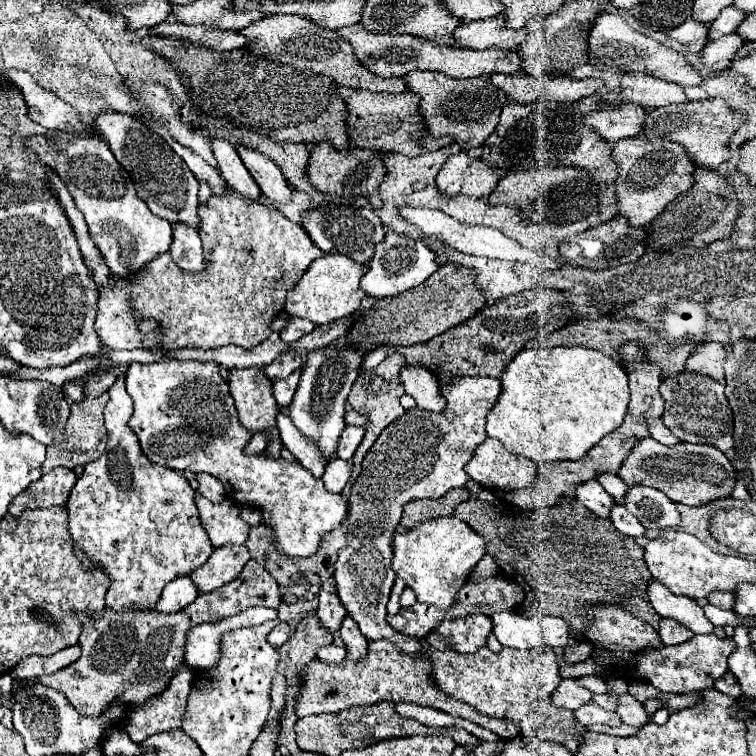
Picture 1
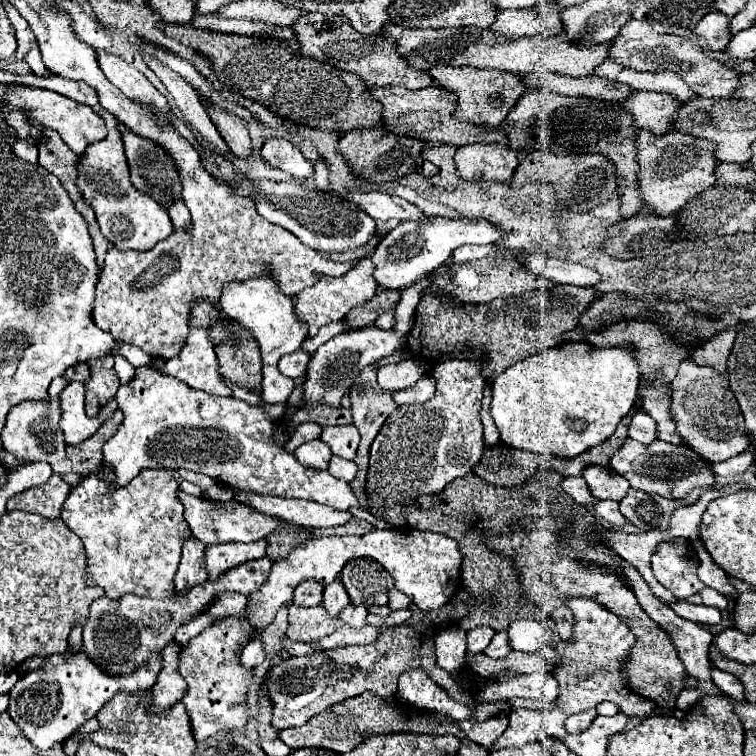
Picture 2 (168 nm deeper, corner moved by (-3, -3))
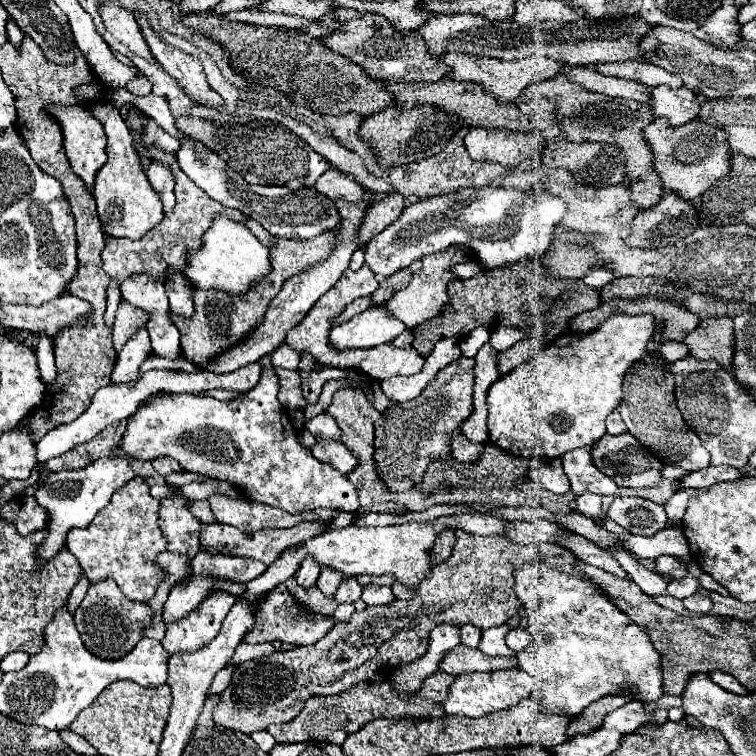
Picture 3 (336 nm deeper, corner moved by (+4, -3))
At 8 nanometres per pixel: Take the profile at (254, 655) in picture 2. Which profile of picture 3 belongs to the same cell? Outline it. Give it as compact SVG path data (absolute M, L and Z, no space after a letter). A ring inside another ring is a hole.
M226 666L226 668L222 668L222 670L214 676L214 680L212 680L212 688L208 690L208 696L212 696L212 694L220 694L224 688L228 688L234 670L236 670L236 666Z

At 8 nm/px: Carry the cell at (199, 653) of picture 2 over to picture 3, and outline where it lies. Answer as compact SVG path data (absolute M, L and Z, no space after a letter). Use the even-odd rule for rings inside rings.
M212 590L188 616L166 624L166 636L162 646L168 654L200 650L204 644L216 638L222 628L222 620L230 612L236 596L224 590Z

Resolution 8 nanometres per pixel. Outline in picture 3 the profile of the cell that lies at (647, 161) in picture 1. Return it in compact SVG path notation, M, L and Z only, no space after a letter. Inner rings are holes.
M656 118L644 128L644 136L654 152L654 168L660 174L664 188L678 192L686 200L702 196L716 180L730 172L732 150L728 148L728 134L722 128L704 124L702 120L690 120L684 126L672 128L668 120Z

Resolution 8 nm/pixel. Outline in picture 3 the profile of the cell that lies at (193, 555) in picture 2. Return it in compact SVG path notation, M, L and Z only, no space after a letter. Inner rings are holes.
M168 486L168 488L172 490L172 496L160 500L160 512L158 512L160 530L162 530L164 538L168 540L168 546L166 546L166 548L168 548L170 552L186 554L188 558L194 558L194 556L198 554L198 550L200 550L198 538L200 538L200 528L202 528L202 524L200 524L200 522L192 516L192 512L188 510L190 500L180 492L180 488L172 488L172 486Z

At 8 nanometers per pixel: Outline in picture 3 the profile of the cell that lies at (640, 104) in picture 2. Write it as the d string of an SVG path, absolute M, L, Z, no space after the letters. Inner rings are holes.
M652 88L652 112L656 118L666 116L672 126L682 126L698 116L700 108L694 108L694 92L688 88Z

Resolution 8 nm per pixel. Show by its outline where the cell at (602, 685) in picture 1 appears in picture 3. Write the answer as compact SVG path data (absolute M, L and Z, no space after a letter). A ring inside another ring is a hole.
M524 562L514 570L514 578L514 592L526 608L528 632L532 634L532 644L524 652L518 652L516 658L522 670L548 686L540 688L542 708L548 714L578 716L592 700L616 694L624 686L634 686L644 694L646 702L662 696L660 654L656 652L646 628L634 624L620 608L616 608L598 584L590 584L590 580L564 574L556 568L546 568L540 562Z

